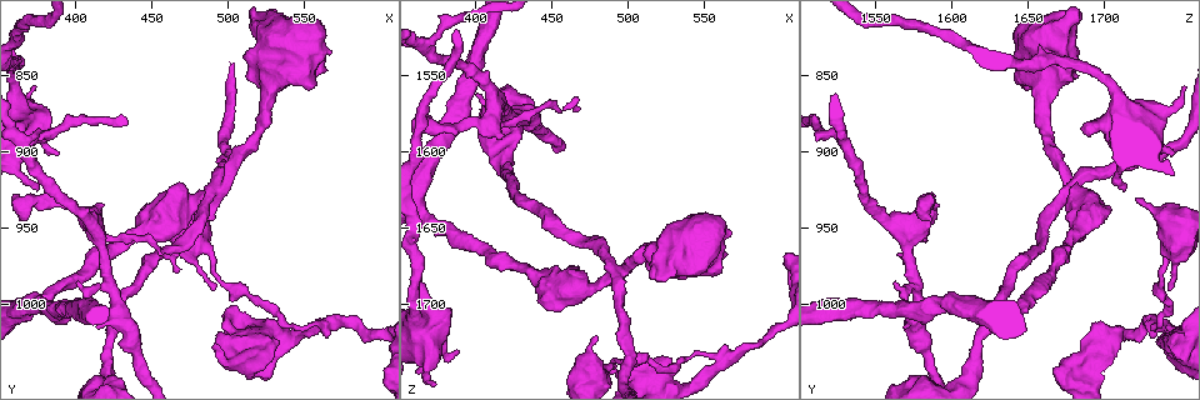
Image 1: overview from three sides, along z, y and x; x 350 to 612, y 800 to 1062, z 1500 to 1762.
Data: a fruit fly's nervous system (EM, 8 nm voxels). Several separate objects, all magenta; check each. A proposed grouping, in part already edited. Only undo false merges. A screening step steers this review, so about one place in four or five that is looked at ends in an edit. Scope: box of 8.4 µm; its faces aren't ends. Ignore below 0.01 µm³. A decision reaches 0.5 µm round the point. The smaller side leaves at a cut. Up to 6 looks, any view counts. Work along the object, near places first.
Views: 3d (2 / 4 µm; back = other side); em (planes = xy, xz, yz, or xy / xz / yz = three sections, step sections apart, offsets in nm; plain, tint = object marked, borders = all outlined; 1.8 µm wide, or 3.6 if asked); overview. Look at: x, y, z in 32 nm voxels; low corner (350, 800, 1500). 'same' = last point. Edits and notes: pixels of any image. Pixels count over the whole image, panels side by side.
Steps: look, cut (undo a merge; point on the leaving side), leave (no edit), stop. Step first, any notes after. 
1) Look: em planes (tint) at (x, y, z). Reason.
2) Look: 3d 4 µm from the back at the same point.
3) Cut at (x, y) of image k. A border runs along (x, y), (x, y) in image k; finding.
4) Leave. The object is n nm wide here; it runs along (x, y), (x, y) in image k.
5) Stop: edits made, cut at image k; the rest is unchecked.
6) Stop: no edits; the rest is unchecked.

Look: em xz step 16 (tint) at (420, 1044, 1612). Thick turns thin.

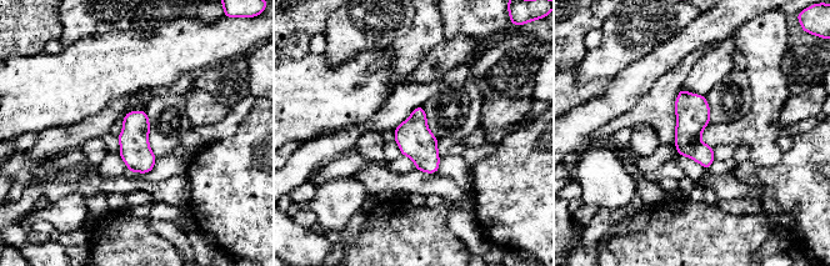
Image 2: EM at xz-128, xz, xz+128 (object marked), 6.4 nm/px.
Look: em planes (borders) at the same point.

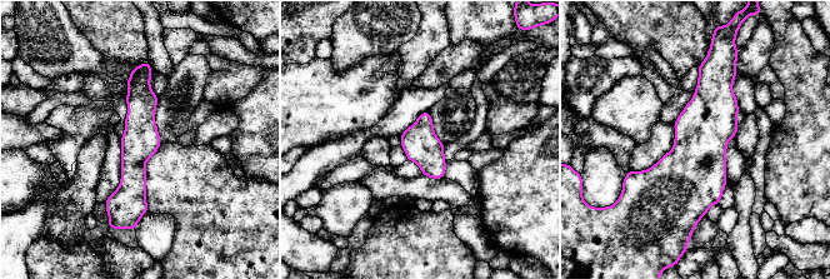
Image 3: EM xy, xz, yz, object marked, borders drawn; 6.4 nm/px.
Leave. The object is 220 nm wide here; it runs along (146, 65), (140, 75), (134, 215) in image 3; all the same cell.

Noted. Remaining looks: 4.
Look: em planes (plain) at (412, 946, 1578). Thin neck.

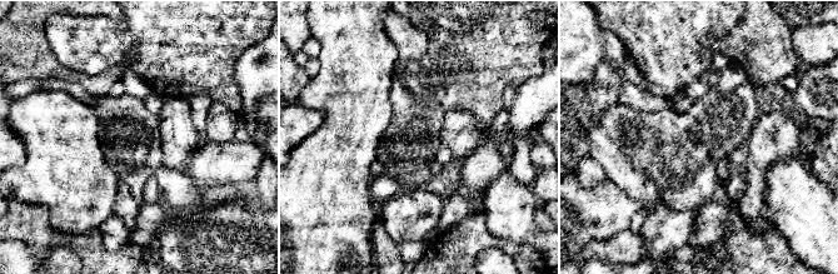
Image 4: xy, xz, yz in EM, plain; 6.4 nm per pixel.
Look: em planes (tint) at the same point. With the object marked.

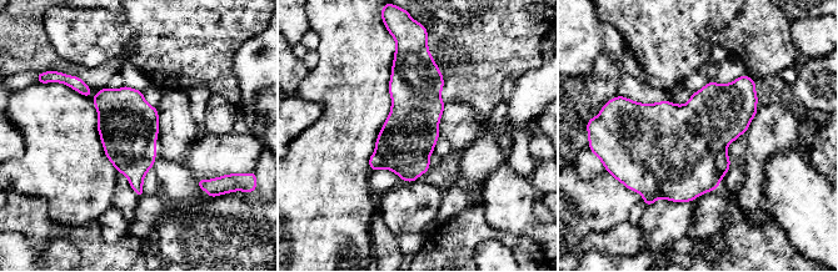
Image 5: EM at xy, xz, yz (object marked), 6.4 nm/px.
Cut at (722, 161) of image 5. The object is 360 nm wide here; a border runs along (724, 150), (716, 156), (721, 179) in image 5; two cells meet here.

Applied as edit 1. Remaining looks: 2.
Stop: edits made, cut at image 5; the rest is unchecked.

